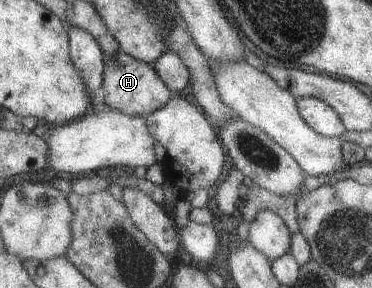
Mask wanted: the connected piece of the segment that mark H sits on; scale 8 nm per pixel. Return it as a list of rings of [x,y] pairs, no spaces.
[[[119,51],[115,56],[106,55],[106,71],[104,82],[104,105],[124,112],[127,116],[146,116],[153,114],[159,108],[165,108],[172,99],[173,92],[165,84],[160,73],[152,64],[137,60],[125,51]]]

